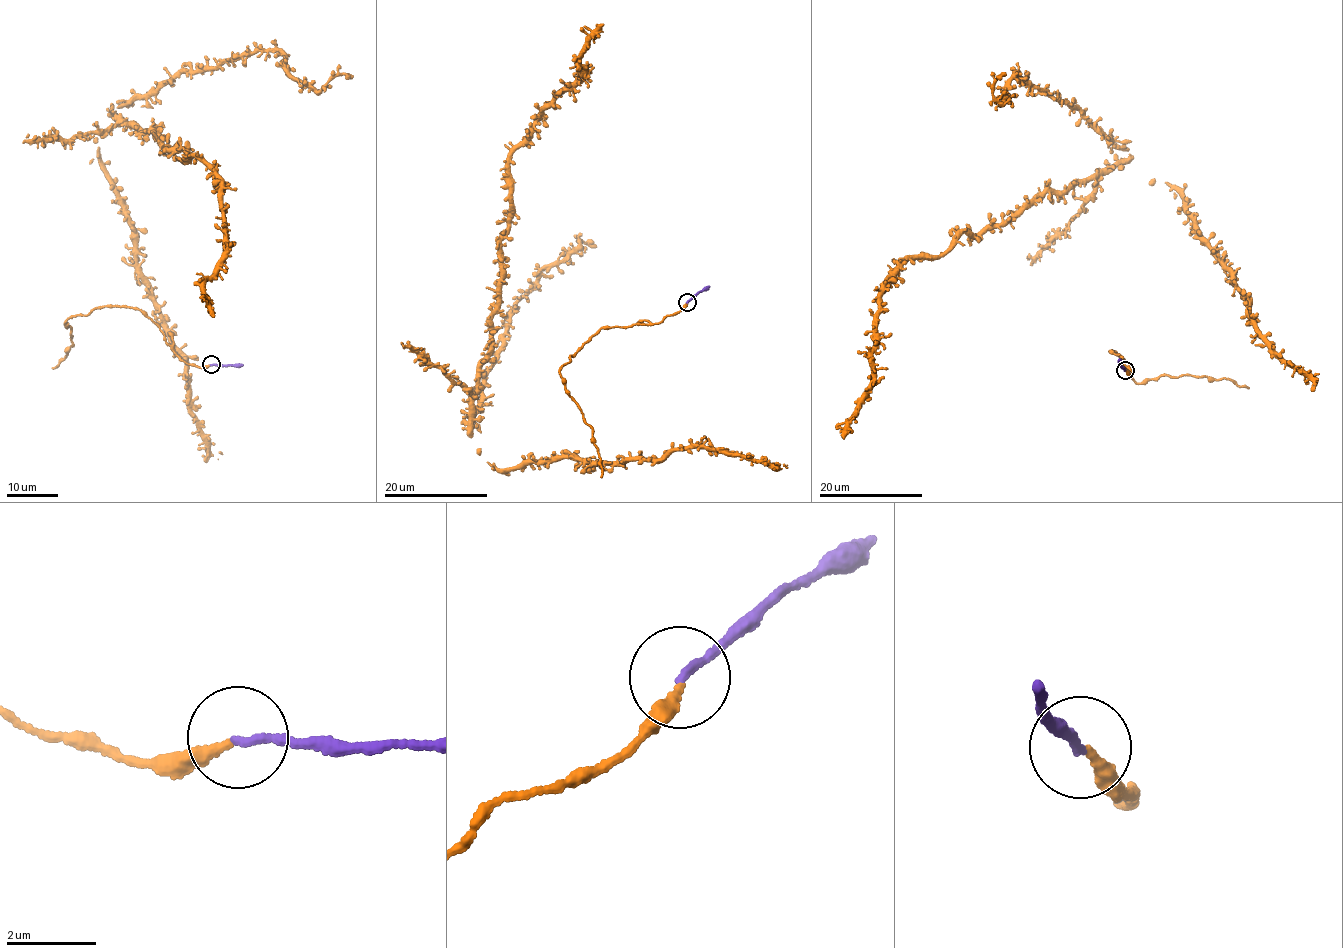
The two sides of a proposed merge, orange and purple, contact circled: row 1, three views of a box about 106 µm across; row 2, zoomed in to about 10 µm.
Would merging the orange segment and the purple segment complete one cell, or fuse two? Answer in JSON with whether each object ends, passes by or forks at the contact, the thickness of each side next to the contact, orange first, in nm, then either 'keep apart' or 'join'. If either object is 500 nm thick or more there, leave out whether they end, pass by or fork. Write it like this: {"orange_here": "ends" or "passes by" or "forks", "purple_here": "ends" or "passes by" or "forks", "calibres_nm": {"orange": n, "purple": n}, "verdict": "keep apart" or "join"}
{"orange_here": "ends", "purple_here": "ends", "calibres_nm": {"orange": 240, "purple": 170}, "verdict": "join"}

